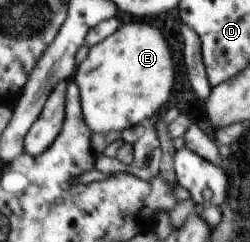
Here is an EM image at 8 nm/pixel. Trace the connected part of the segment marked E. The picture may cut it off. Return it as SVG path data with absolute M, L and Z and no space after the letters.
M121 24L117 31L101 42L90 47L87 58L77 65L73 80L78 83L80 101L86 123L95 133L107 134L111 130L129 129L145 118L155 116L165 102L169 100L173 80L175 80L175 64L171 58L169 44L163 34L149 24Z

